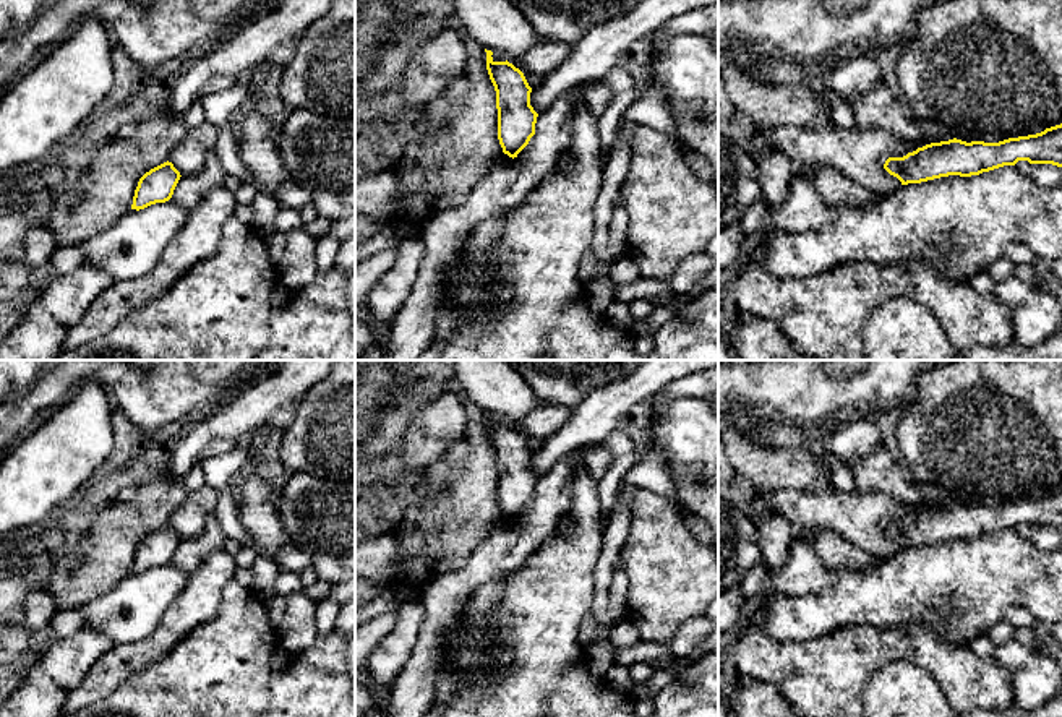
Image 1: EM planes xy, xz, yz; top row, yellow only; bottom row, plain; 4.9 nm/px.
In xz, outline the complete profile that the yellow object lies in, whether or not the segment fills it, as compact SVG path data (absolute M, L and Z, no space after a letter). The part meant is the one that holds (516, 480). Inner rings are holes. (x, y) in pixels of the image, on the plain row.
M485 415L486 433L496 454L498 503L503 516L514 522L535 498L538 477L530 469L532 451L519 431L507 423L495 425L493 415Z

